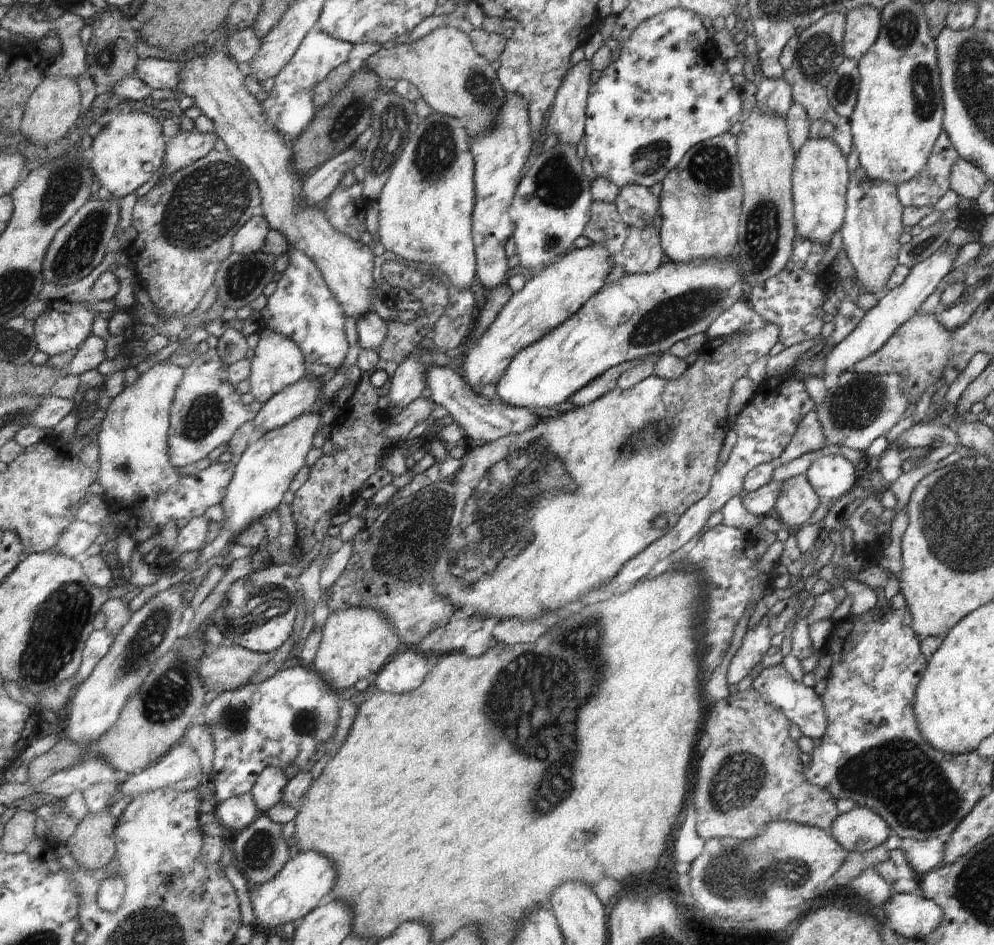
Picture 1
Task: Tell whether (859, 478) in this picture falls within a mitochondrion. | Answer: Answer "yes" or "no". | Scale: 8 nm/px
no

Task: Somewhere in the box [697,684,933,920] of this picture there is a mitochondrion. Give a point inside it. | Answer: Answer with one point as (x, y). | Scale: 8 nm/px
(741, 778)

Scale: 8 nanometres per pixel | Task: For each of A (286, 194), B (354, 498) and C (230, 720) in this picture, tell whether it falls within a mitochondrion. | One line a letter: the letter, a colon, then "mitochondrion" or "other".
A: other
B: other
C: mitochondrion

